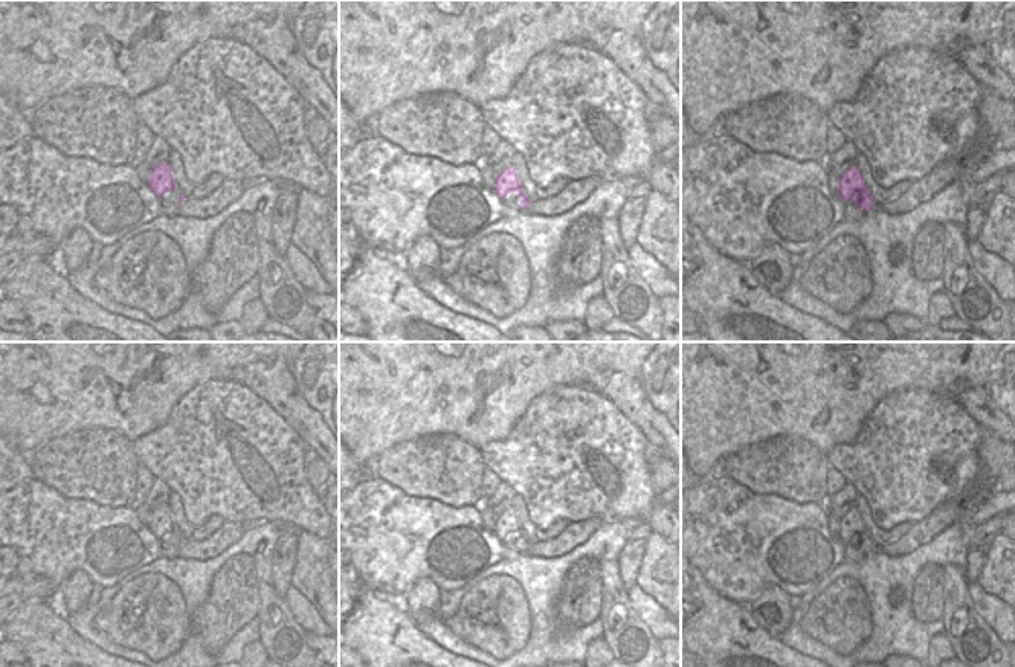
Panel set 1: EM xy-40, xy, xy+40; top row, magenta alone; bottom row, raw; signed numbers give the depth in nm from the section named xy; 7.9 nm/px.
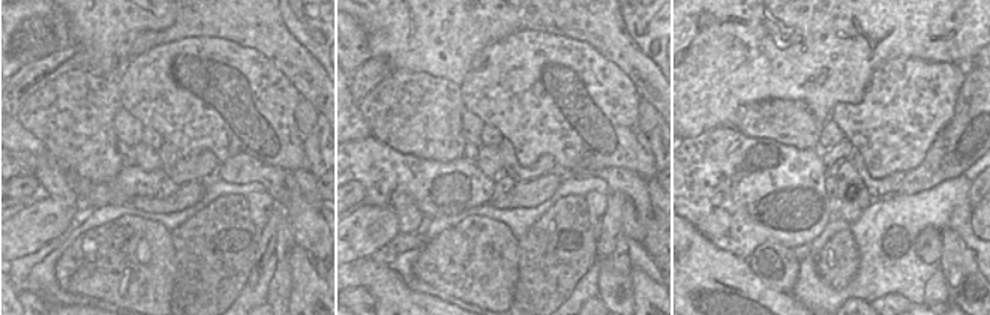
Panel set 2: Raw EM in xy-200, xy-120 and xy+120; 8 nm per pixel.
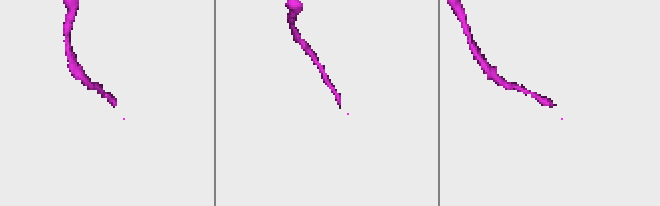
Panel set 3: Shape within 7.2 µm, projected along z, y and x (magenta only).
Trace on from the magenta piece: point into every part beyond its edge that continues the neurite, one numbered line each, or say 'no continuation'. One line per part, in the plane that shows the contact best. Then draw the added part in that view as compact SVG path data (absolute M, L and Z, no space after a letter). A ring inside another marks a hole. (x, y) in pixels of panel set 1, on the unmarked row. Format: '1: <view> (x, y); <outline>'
no continuation

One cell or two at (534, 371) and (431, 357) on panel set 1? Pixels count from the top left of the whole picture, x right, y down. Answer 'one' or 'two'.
one

